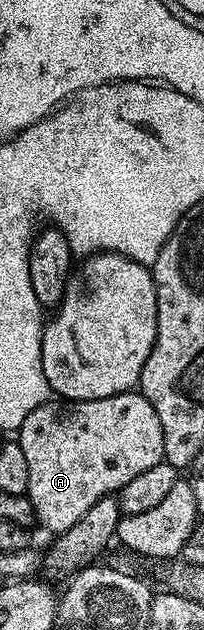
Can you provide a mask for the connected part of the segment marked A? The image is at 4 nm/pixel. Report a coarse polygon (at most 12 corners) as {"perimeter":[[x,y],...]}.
{"perimeter":[[139,392],[21,424],[37,523],[63,534],[164,461]]}

